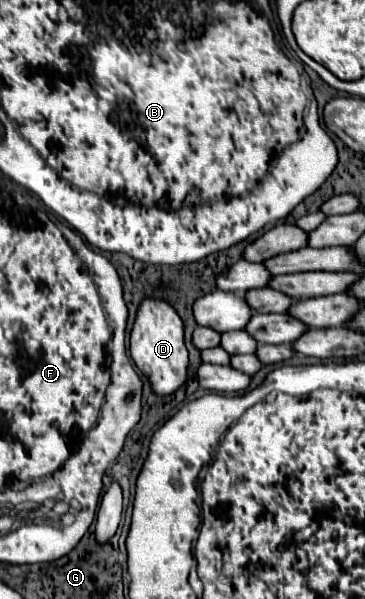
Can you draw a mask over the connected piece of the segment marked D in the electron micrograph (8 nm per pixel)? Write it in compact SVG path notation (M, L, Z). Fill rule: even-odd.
M144 299L138 307L136 323L130 333L130 355L138 371L146 375L152 391L160 397L176 393L188 381L188 349L184 343L184 325L178 313L164 301Z

